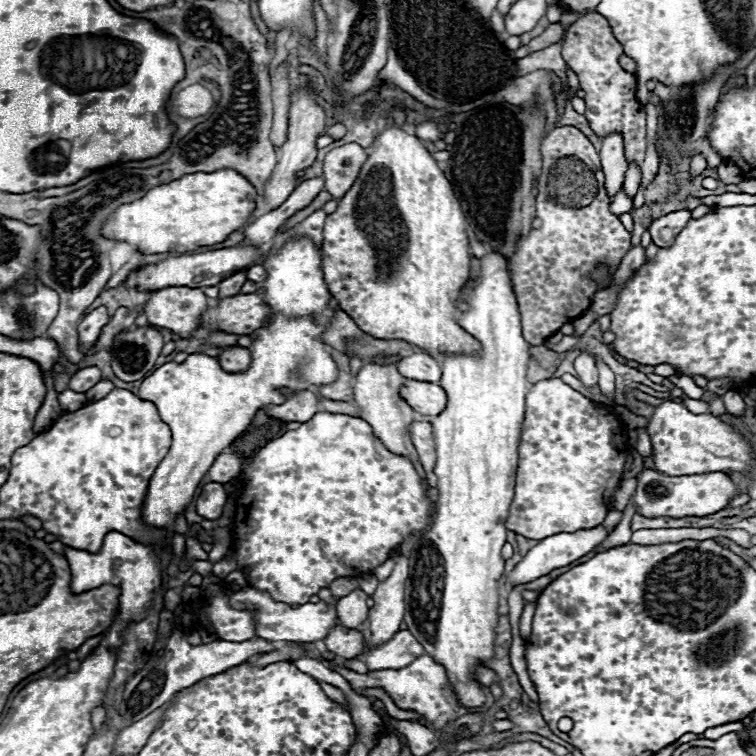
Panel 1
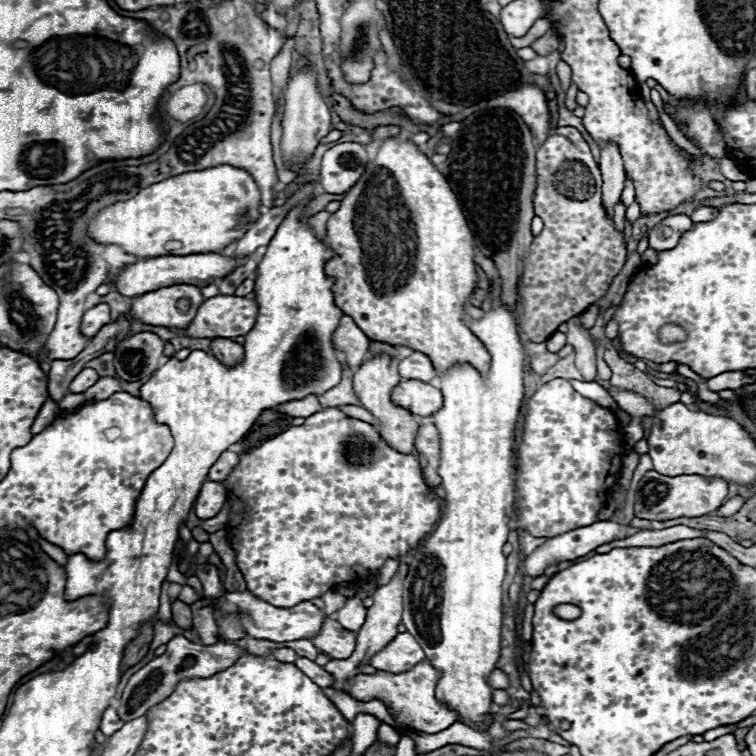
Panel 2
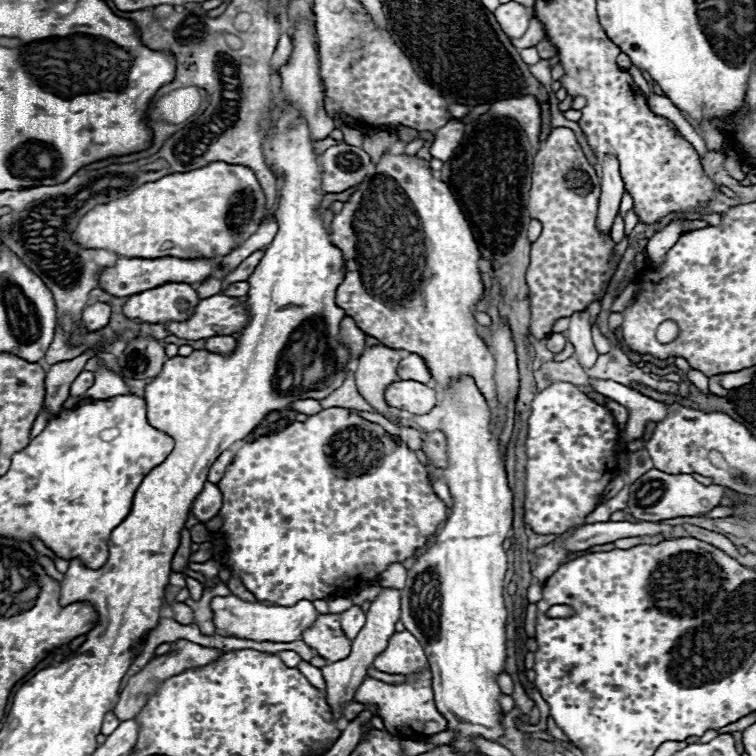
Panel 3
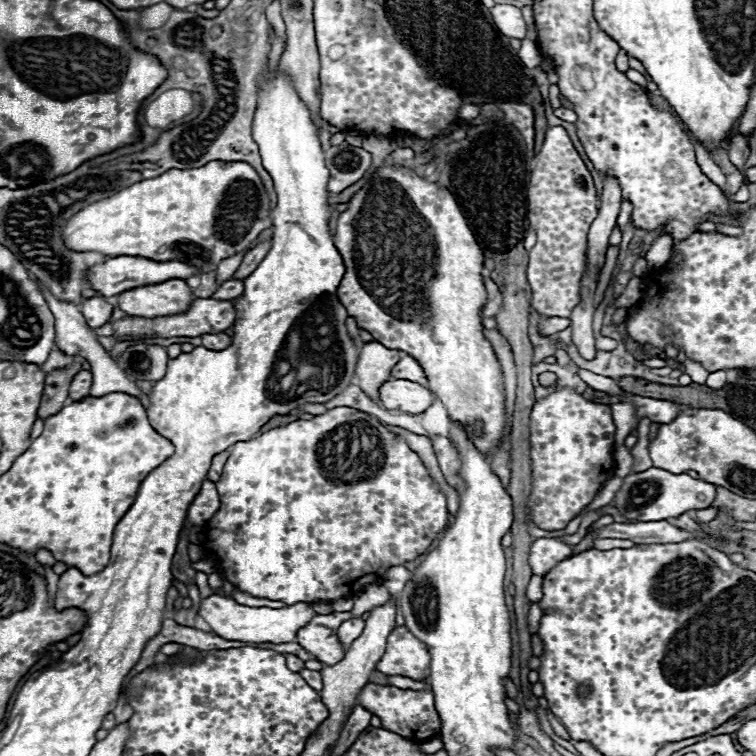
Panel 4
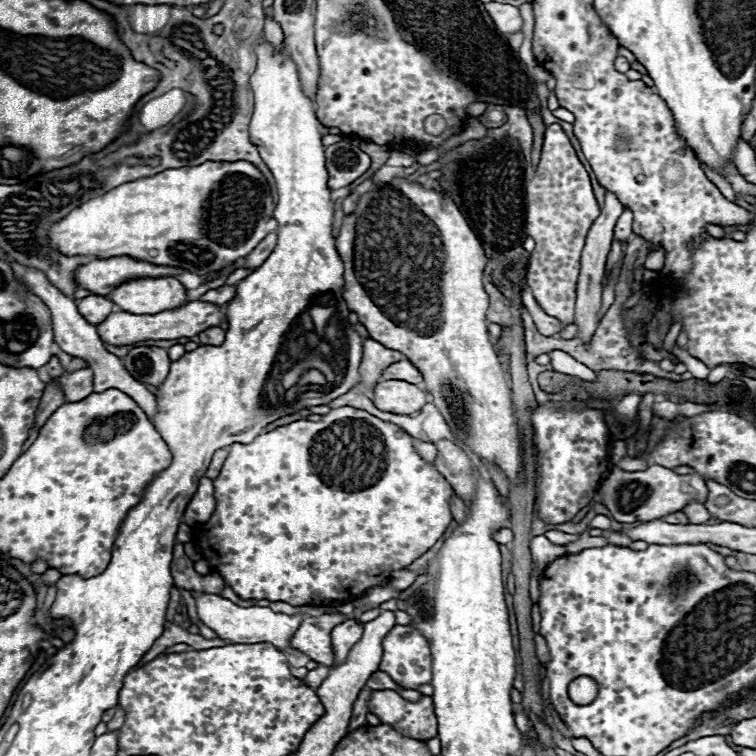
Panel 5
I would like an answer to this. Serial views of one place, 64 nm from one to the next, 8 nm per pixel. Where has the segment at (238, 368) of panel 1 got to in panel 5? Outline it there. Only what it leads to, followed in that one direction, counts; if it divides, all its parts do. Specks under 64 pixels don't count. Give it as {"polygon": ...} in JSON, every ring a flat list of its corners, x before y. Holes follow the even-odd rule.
{"polygon":[[212,326,212,328,206,328,204,332,200,332,200,342,202,344,222,344,224,342,224,330,218,328,218,326]]}

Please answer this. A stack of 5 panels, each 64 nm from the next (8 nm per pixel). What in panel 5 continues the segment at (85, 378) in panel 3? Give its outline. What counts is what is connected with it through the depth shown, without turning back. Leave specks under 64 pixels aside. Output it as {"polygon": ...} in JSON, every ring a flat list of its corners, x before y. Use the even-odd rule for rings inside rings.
{"polygon":[[80,368,80,370,74,370,70,374,62,374,56,382,58,382,58,388,62,390,66,402,84,400,84,396,94,392,92,368]]}

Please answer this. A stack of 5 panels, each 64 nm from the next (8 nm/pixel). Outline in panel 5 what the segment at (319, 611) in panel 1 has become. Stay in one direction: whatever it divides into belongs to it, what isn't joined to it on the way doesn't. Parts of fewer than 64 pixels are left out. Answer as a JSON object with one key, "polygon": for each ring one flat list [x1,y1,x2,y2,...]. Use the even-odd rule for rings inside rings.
{"polygon":[[216,594,196,596,196,610,198,610,200,622,206,624,208,628,212,628,218,634,218,638,222,638,222,640,230,640,234,644,270,642,280,650,288,648,288,636,292,636,292,632,296,632,296,628,300,626,300,620,302,620,302,616,298,616,298,614,286,616,286,614,280,614,280,612,274,612,274,610,262,608,262,606,242,608]]}

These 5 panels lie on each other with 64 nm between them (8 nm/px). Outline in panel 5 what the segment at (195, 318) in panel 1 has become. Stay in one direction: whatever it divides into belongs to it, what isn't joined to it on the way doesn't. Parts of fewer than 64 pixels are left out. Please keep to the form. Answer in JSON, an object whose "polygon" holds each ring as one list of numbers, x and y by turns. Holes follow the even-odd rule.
{"polygon":[[172,276,134,278,116,286,110,292,110,300,124,312,164,312,164,308,176,308,176,304,184,304,186,288]]}

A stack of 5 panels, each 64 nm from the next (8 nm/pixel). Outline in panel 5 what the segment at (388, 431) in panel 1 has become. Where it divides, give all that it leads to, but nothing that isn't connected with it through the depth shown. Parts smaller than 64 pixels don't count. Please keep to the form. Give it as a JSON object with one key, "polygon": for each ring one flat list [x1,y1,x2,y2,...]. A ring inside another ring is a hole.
{"polygon":[[372,338,364,340,364,358,362,358,362,364,360,364,362,384,372,390,372,384,378,382,380,372,384,368,388,368,390,364,400,362,400,360,404,360,404,354,400,354,396,350,388,350]]}

